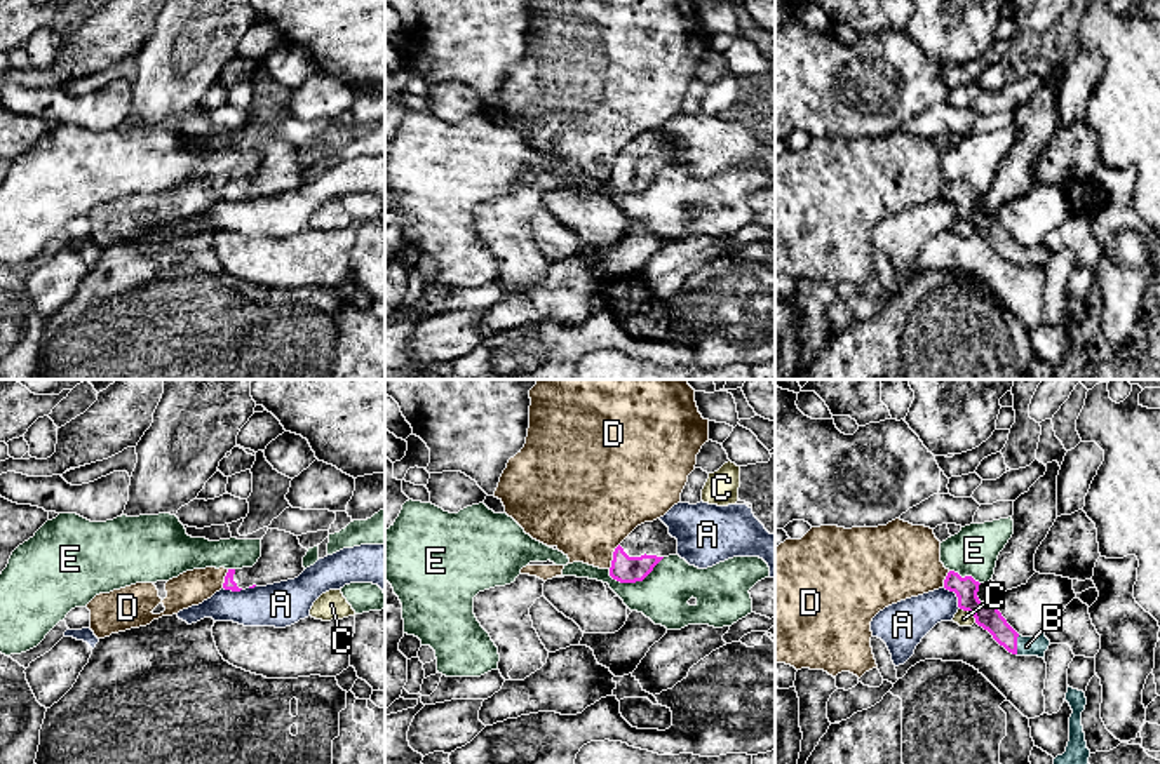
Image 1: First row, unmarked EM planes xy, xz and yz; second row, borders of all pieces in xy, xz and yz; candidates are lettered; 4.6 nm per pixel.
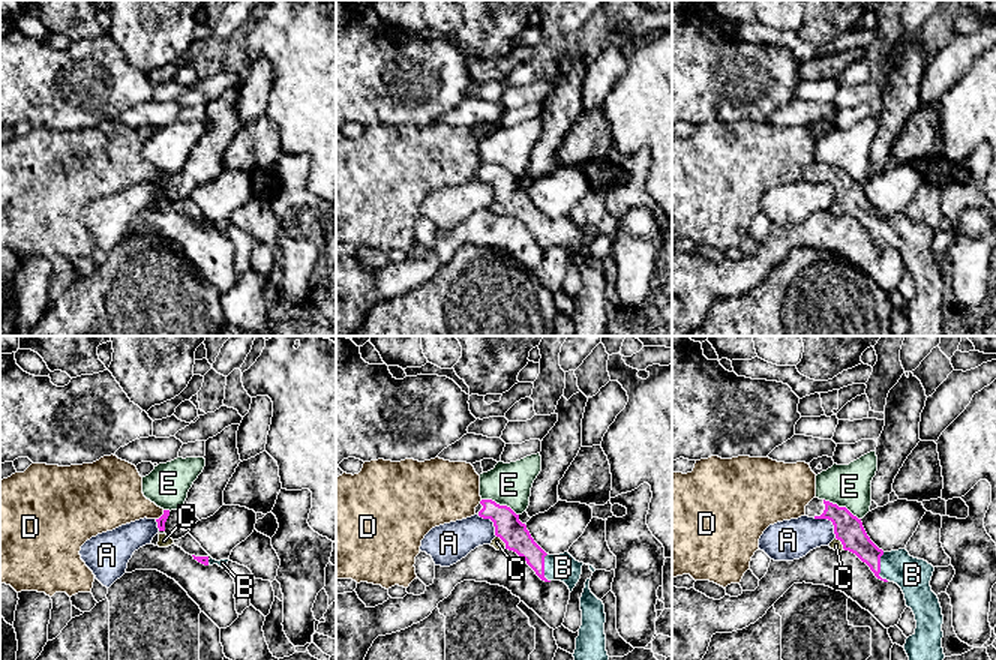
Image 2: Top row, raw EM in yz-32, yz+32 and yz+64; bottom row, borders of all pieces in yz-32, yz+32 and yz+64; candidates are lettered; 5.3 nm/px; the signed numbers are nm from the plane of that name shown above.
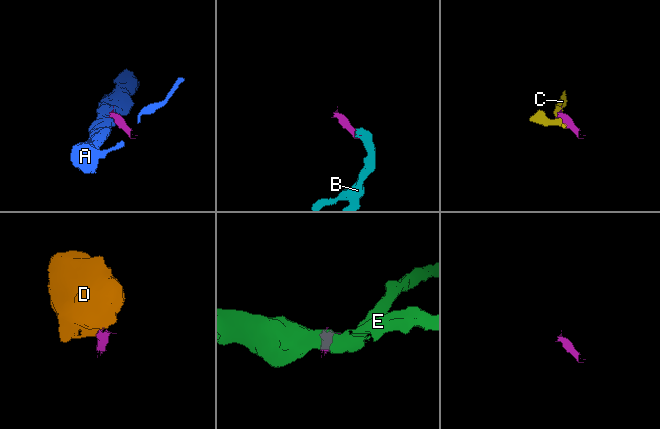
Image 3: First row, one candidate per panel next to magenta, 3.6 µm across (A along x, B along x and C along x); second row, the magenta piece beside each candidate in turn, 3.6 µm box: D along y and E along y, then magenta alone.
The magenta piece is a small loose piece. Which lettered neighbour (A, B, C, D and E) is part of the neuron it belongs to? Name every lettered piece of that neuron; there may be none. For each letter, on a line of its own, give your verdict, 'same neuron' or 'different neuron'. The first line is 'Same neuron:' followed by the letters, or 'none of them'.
Same neuron: B
A: different neuron
B: same neuron
C: different neuron
D: different neuron
E: different neuron

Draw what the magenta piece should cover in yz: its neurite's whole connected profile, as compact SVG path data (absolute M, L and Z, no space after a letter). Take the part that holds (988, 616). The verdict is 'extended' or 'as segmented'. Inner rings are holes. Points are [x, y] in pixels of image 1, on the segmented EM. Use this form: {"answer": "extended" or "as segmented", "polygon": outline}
{"answer": "extended", "polygon": "M949 571L944 580L944 588L954 592L958 597L958 607L974 614L975 623L988 630L993 639L1003 646L1008 653L1017 656L1038 656L1045 660L1045 651L1050 640L1045 633L1035 637L1019 635L1002 616L995 604L984 604L979 600L979 581L972 576L961 578L958 573Z"}

